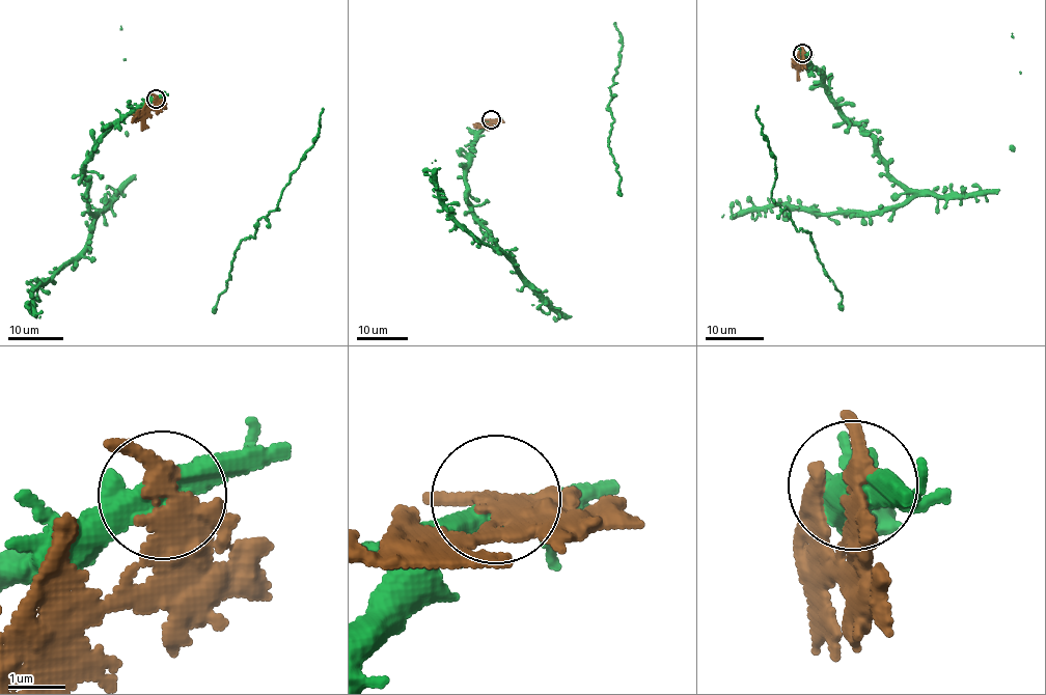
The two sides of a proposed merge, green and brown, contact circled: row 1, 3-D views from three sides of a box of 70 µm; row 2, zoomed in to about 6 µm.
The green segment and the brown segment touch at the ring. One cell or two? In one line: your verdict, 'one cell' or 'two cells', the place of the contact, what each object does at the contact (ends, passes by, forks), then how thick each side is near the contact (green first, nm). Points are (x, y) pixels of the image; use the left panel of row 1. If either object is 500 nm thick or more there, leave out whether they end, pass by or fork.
two cells | (156, 99) | green forks | brown passes by | 340/320 nm

